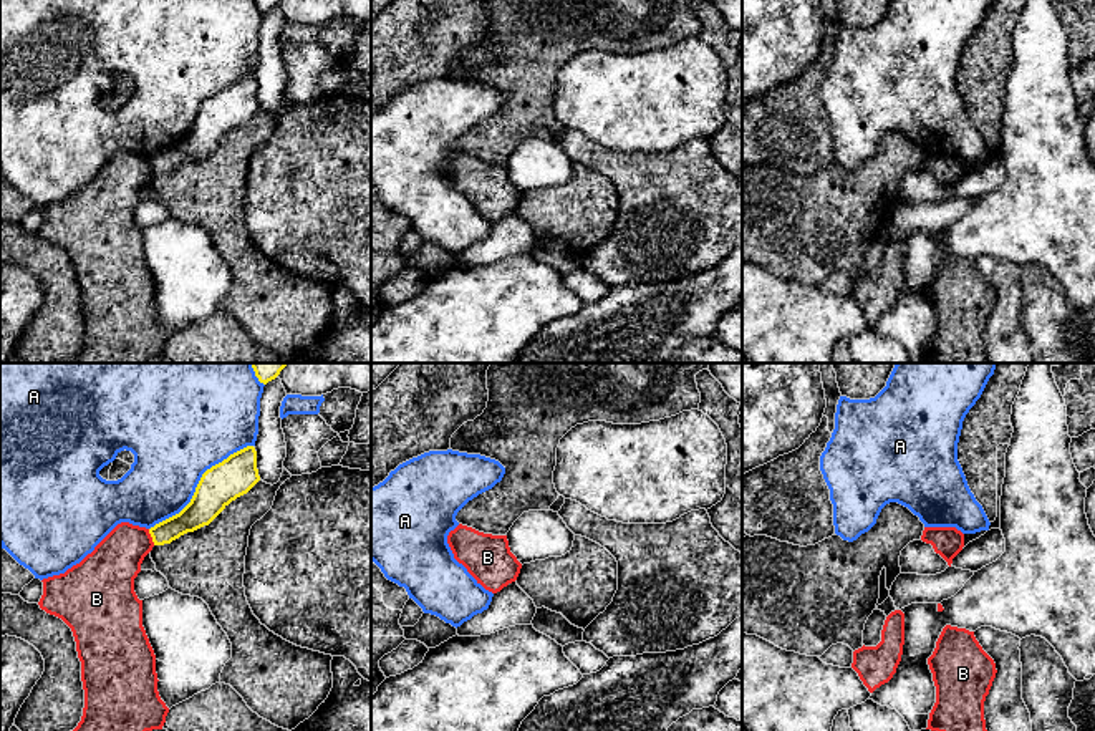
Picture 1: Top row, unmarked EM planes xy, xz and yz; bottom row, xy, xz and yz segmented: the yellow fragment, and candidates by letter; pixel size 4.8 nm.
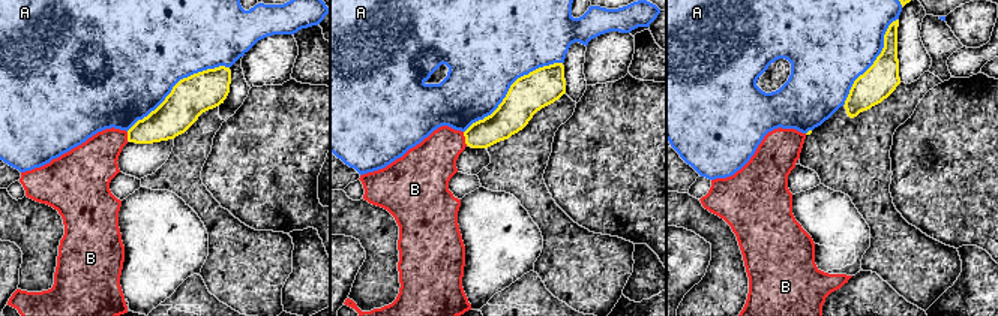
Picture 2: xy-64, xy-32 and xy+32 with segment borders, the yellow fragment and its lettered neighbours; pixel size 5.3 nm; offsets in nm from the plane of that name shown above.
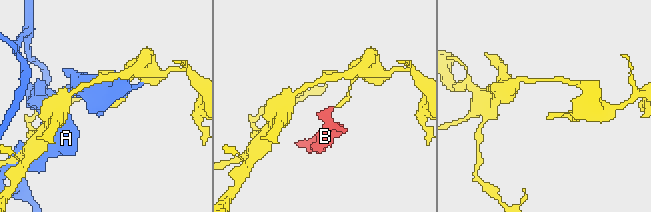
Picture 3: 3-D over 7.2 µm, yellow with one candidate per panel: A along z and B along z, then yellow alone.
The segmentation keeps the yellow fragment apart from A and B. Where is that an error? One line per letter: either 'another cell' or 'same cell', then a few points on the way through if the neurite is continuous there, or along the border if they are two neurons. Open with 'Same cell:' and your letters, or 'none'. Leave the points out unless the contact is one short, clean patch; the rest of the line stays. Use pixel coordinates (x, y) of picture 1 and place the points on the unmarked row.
Same cell: none
A: another cell
B: another cell; border along xy (148, 158), (154, 173)

